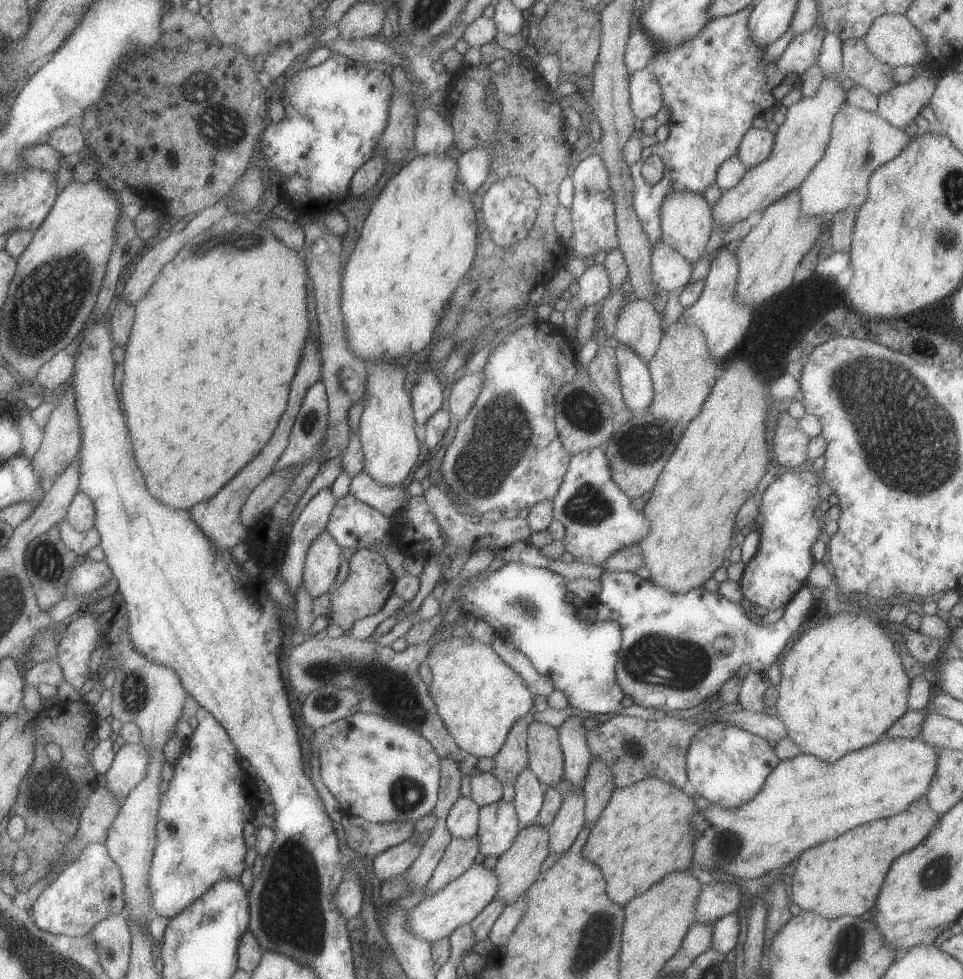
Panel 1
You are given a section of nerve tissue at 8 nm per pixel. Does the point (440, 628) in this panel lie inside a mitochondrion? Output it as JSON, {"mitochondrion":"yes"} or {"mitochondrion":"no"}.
{"mitochondrion":"no"}

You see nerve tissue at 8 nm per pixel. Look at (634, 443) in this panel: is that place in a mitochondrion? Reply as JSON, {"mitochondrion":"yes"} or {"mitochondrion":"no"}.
{"mitochondrion":"yes"}

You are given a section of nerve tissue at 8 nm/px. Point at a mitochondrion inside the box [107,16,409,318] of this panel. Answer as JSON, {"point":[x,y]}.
{"point":[219,124]}

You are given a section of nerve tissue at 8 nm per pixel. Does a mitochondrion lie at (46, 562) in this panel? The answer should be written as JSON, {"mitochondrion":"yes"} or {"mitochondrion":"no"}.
{"mitochondrion":"yes"}

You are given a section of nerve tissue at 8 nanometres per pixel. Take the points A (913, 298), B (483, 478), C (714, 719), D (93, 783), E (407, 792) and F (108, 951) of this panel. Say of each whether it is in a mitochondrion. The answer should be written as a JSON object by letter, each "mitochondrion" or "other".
{"A":"other","B":"mitochondrion","C":"other","D":"other","E":"mitochondrion","F":"mitochondrion"}

